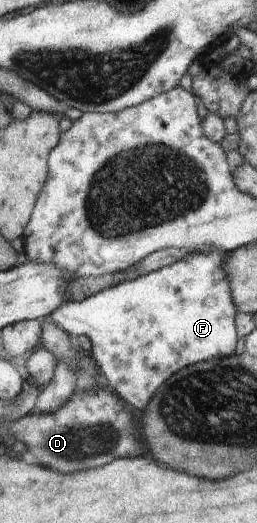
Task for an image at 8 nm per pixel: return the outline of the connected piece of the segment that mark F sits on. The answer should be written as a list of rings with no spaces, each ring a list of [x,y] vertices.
[[[202,249],[191,256],[144,276],[120,282],[114,287],[102,290],[82,301],[68,301],[56,308],[48,318],[54,325],[64,330],[69,337],[86,336],[93,344],[92,358],[106,386],[122,402],[128,402],[134,408],[145,409],[162,382],[170,374],[183,370],[210,358],[227,358],[235,353],[239,340],[235,328],[237,311],[232,303],[229,281],[223,270],[227,252],[220,249]]]

